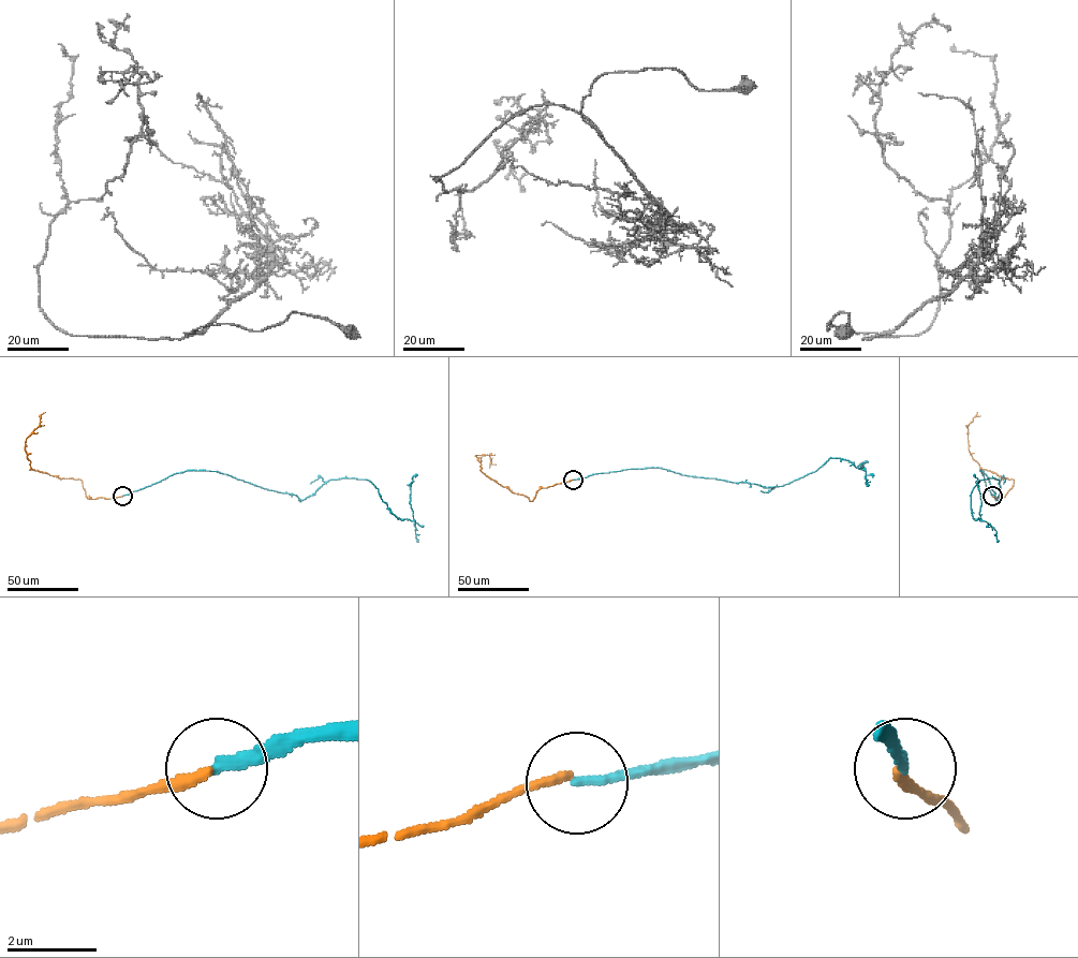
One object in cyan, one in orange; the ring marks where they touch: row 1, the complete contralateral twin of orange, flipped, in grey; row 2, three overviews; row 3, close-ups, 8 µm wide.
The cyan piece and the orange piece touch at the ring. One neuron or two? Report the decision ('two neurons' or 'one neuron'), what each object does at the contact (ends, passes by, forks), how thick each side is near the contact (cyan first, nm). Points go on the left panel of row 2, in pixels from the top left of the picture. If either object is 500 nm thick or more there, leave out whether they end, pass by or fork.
two neurons; cyan ends there; orange ends there; 240 nm thick on the cyan side, 200 nm on the other

